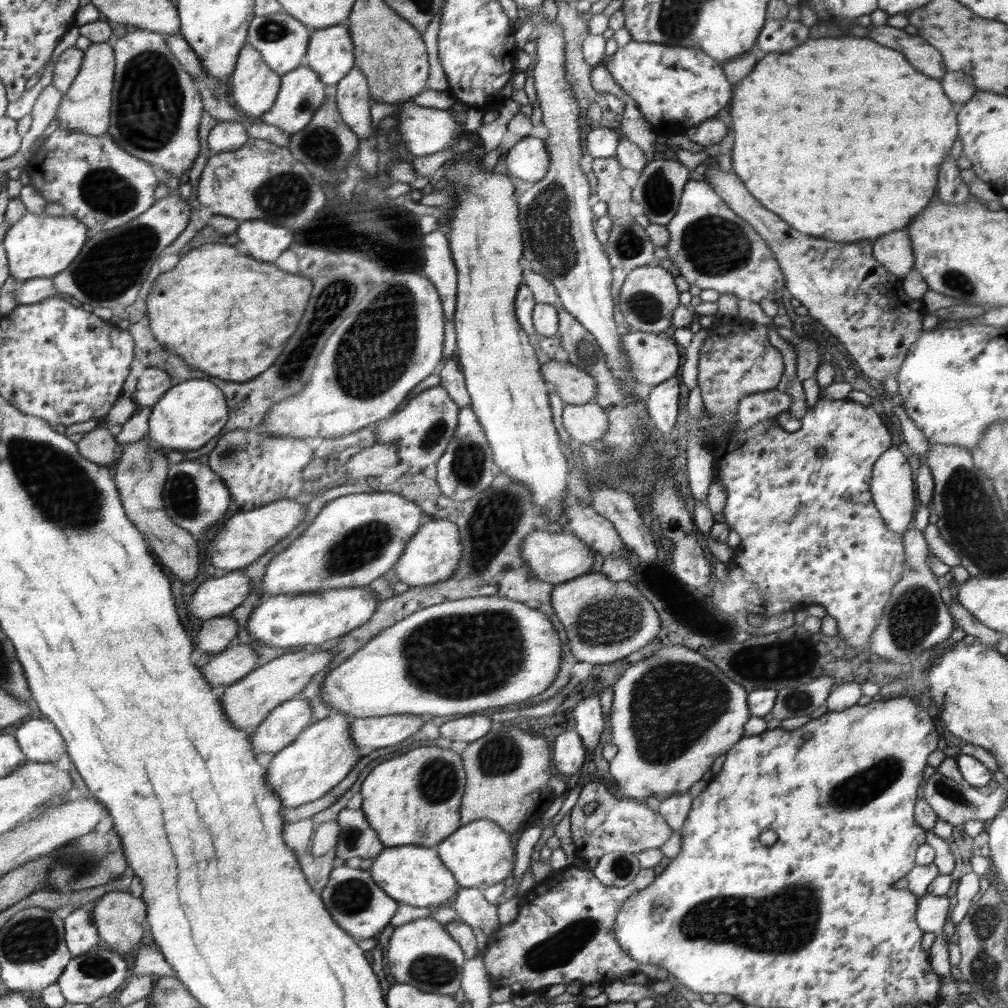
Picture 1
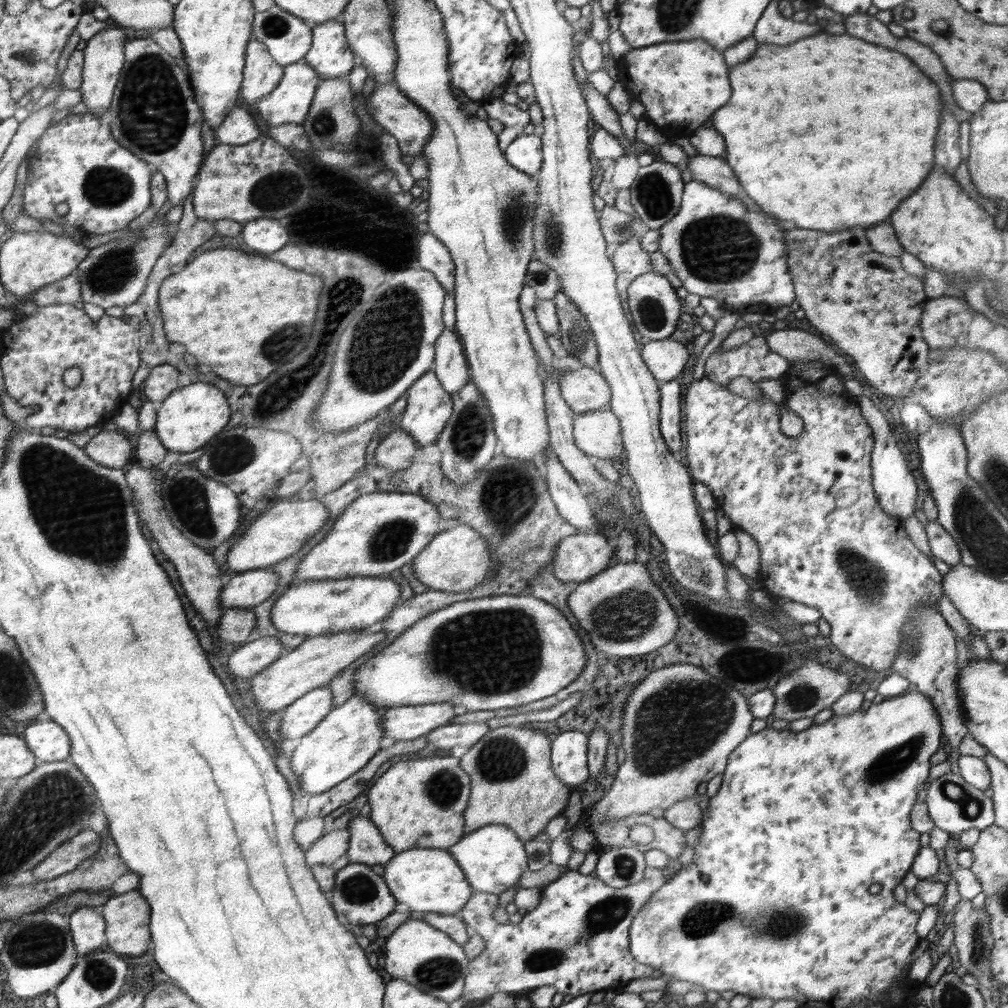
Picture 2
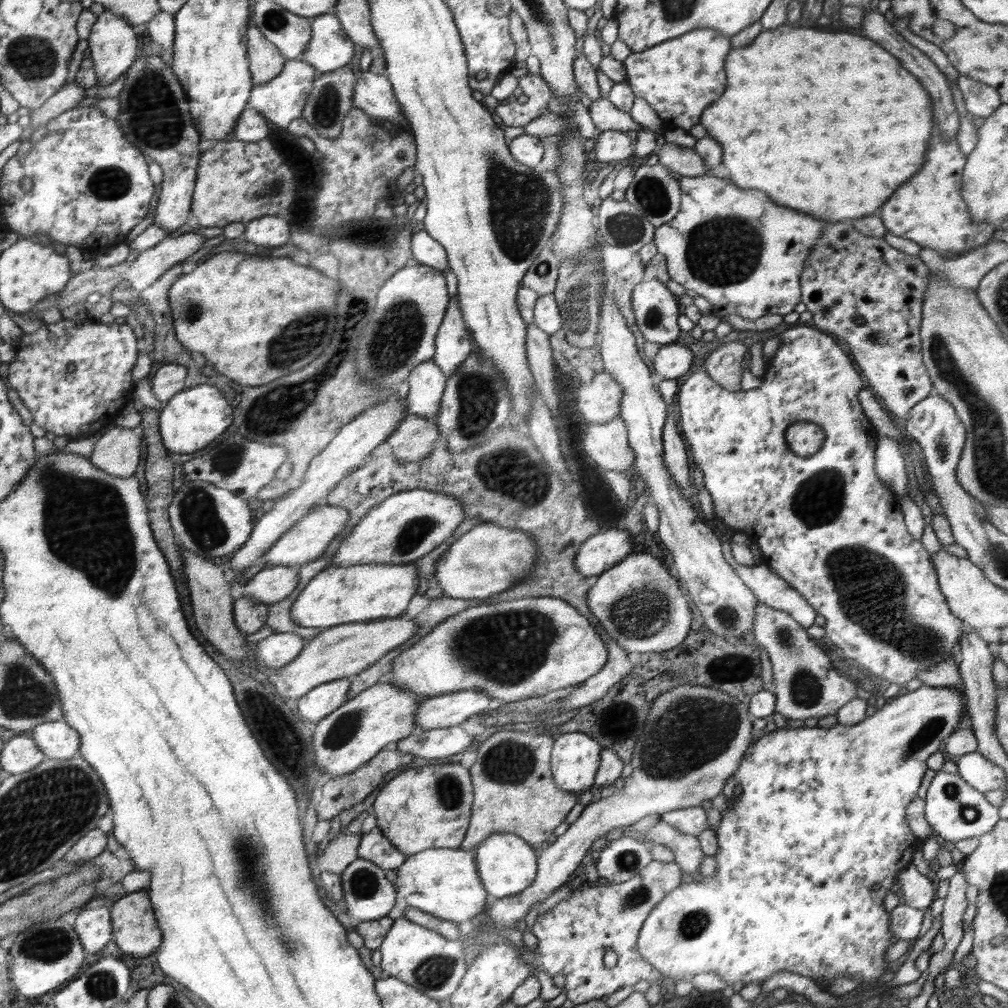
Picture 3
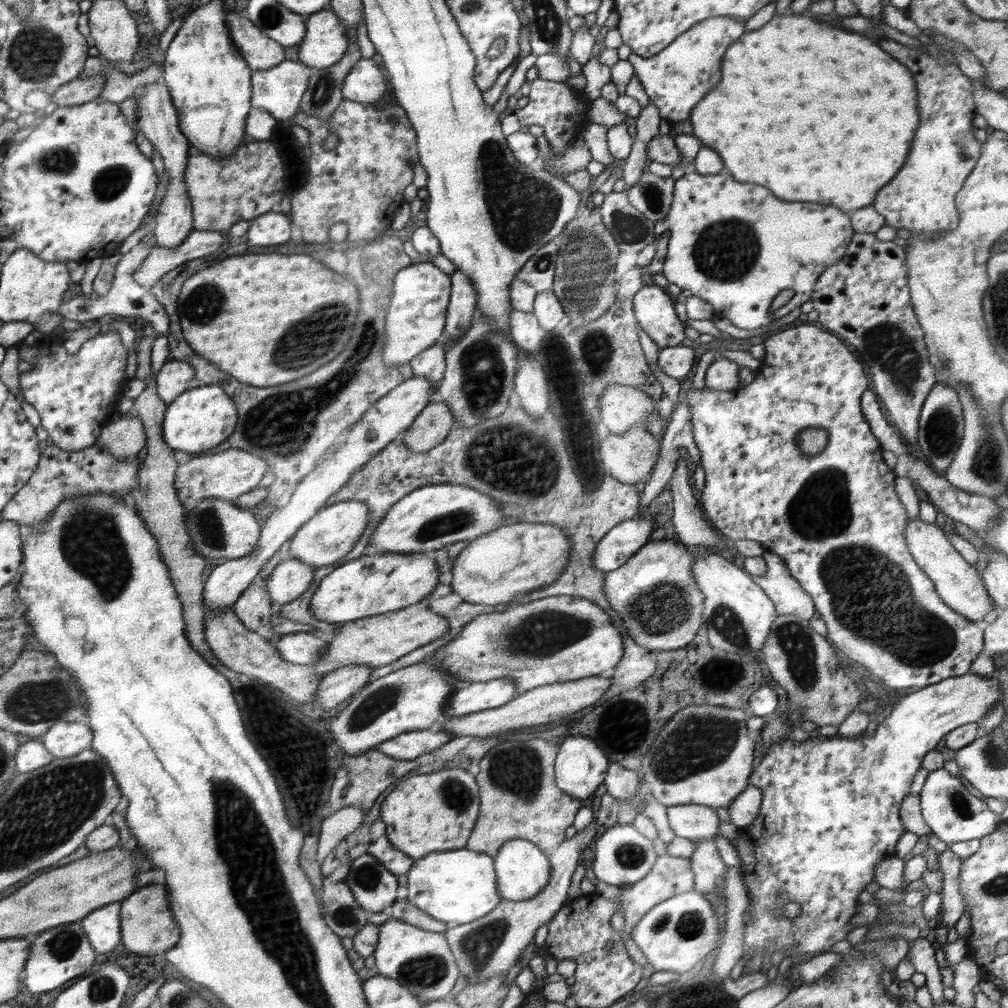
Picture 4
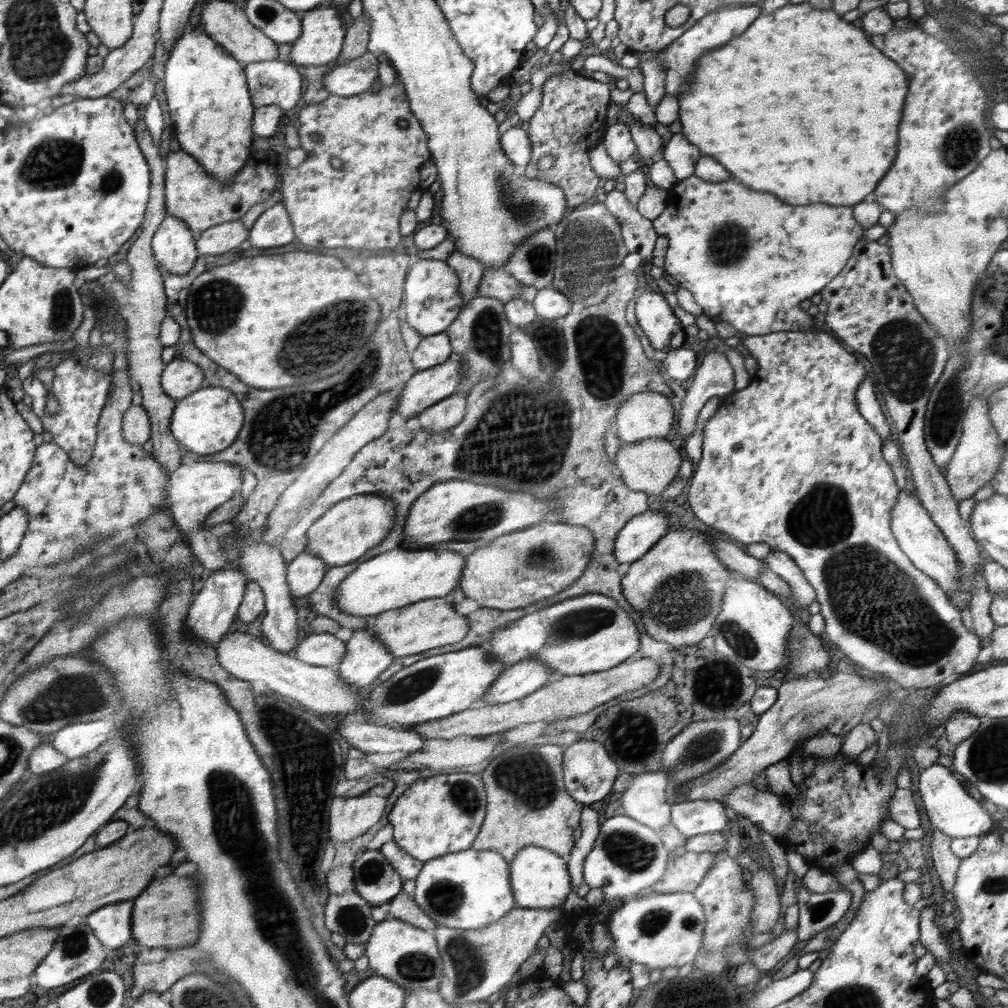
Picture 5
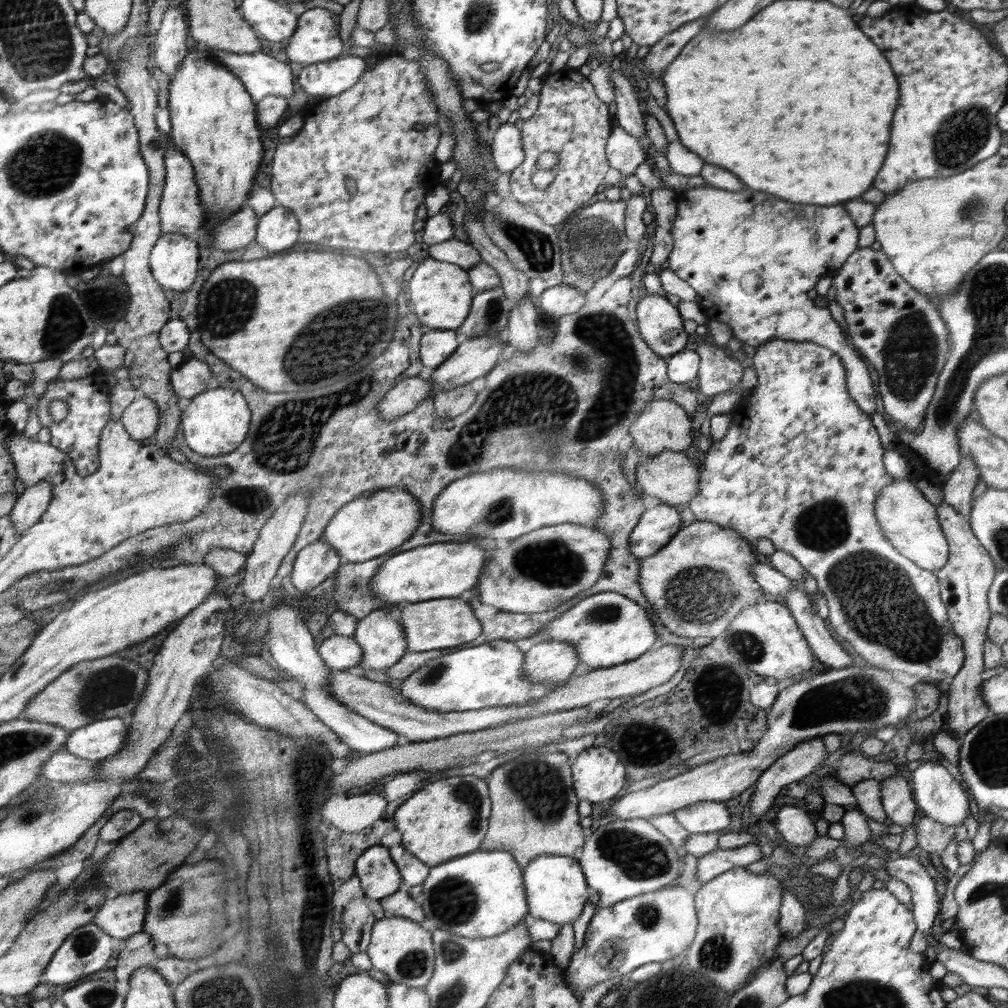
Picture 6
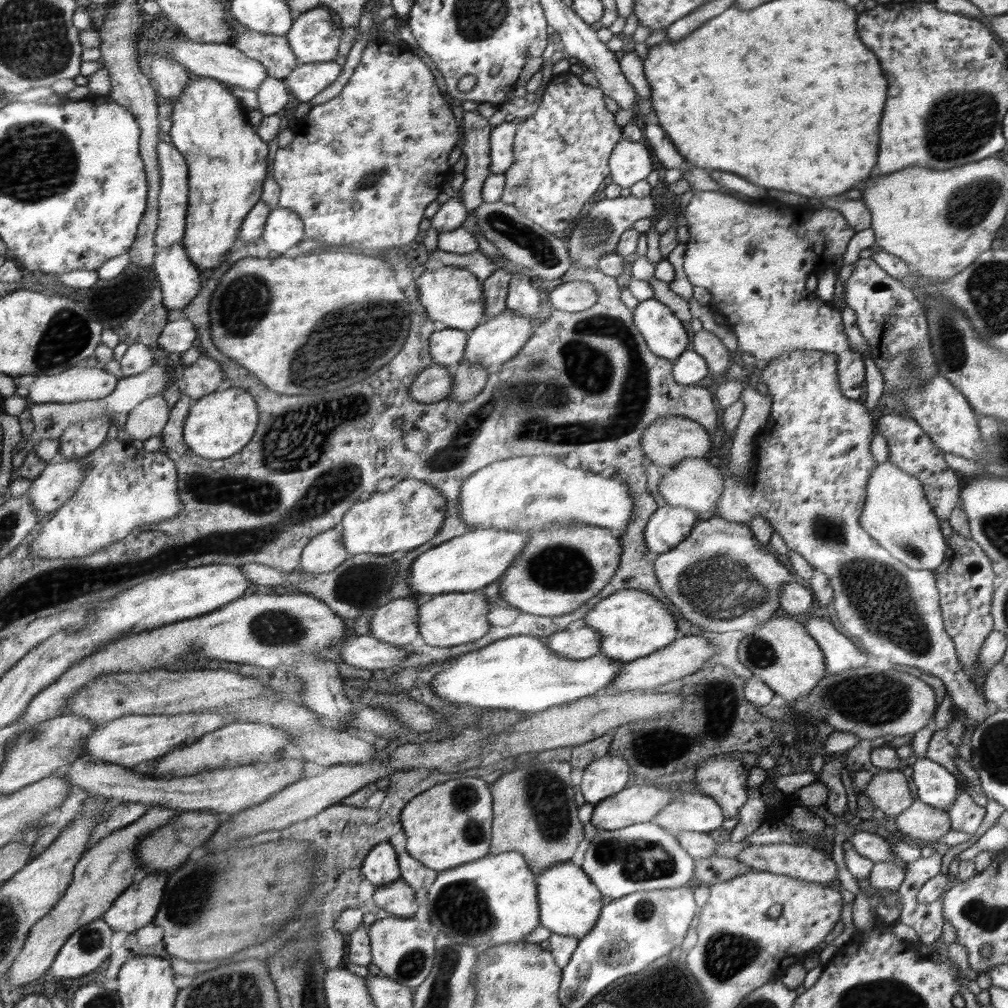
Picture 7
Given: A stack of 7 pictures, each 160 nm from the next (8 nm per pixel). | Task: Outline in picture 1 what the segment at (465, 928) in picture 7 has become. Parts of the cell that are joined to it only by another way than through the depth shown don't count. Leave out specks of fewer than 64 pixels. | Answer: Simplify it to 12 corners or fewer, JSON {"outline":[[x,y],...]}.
{"outline":[[425,845],[385,847],[368,872],[400,904],[443,906],[460,887]]}

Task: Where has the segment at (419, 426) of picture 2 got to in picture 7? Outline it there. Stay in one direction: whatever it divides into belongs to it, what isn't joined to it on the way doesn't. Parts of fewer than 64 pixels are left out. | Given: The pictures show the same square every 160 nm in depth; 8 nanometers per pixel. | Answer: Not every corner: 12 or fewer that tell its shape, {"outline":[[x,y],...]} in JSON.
{"outline":[[447,327],[429,337],[432,364],[450,366],[465,356],[469,335]]}

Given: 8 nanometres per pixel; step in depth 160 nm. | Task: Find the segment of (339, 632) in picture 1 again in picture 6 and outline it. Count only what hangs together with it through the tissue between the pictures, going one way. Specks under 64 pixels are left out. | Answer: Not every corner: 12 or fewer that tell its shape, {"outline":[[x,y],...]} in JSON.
{"outline":[[445,542],[400,552],[371,582],[385,607],[467,596],[488,551]]}

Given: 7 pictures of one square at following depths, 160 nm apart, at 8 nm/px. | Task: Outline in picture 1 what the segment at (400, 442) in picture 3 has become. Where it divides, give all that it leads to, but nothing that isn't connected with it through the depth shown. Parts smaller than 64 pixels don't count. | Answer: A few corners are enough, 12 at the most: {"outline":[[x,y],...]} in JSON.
{"outline":[[374,443],[344,464],[352,481],[399,466],[394,443]]}

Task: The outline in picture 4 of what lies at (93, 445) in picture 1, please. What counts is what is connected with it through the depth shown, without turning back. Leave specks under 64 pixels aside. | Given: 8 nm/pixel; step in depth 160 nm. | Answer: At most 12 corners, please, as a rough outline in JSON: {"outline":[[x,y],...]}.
{"outline":[[130,412],[107,424],[97,442],[125,459],[148,442],[141,417]]}

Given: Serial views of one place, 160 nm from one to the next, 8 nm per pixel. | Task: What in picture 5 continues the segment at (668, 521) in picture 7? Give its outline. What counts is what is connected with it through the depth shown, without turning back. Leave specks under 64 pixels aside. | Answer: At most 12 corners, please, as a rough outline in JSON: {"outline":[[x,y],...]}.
{"outline":[[661,505],[616,535],[620,564],[636,562],[668,533]]}

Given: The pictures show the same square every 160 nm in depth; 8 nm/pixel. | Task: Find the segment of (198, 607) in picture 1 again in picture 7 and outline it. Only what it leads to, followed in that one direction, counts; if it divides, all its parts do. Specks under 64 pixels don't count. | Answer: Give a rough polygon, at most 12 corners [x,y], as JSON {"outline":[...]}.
{"outline":[[340,524],[304,548],[300,570],[320,575],[345,562]]}

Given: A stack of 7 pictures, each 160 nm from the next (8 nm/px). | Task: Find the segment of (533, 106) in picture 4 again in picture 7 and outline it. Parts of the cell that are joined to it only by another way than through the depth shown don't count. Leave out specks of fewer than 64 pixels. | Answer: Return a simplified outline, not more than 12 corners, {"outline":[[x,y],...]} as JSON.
{"outline":[[553,76],[518,121],[501,201],[552,234],[622,130],[596,83]]}

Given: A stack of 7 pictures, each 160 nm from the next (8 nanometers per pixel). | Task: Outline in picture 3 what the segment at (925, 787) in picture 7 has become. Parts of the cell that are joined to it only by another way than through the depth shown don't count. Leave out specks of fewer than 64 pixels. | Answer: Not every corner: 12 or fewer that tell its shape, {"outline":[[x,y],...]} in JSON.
{"outline":[[938,772],[925,817],[944,840],[980,837],[999,808],[958,774]]}

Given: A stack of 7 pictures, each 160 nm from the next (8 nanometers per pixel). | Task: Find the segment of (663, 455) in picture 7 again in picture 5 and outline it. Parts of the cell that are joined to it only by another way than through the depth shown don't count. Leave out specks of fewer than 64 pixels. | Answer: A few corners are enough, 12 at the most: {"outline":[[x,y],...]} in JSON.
{"outline":[[640,393],[618,409],[624,443],[673,436],[666,396]]}

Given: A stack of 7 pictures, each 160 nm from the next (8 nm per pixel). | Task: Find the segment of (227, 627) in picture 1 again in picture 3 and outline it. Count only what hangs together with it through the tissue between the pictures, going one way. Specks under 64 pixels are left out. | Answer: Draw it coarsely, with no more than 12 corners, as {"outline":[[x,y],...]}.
{"outline":[[246,596],[234,620],[247,636],[266,624],[269,605]]}

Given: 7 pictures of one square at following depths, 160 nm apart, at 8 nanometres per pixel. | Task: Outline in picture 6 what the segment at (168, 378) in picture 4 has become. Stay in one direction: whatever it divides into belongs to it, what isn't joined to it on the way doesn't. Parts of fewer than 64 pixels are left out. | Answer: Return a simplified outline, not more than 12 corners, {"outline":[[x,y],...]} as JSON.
{"outline":[[190,359],[172,372],[174,393],[186,407],[208,389],[206,361]]}

